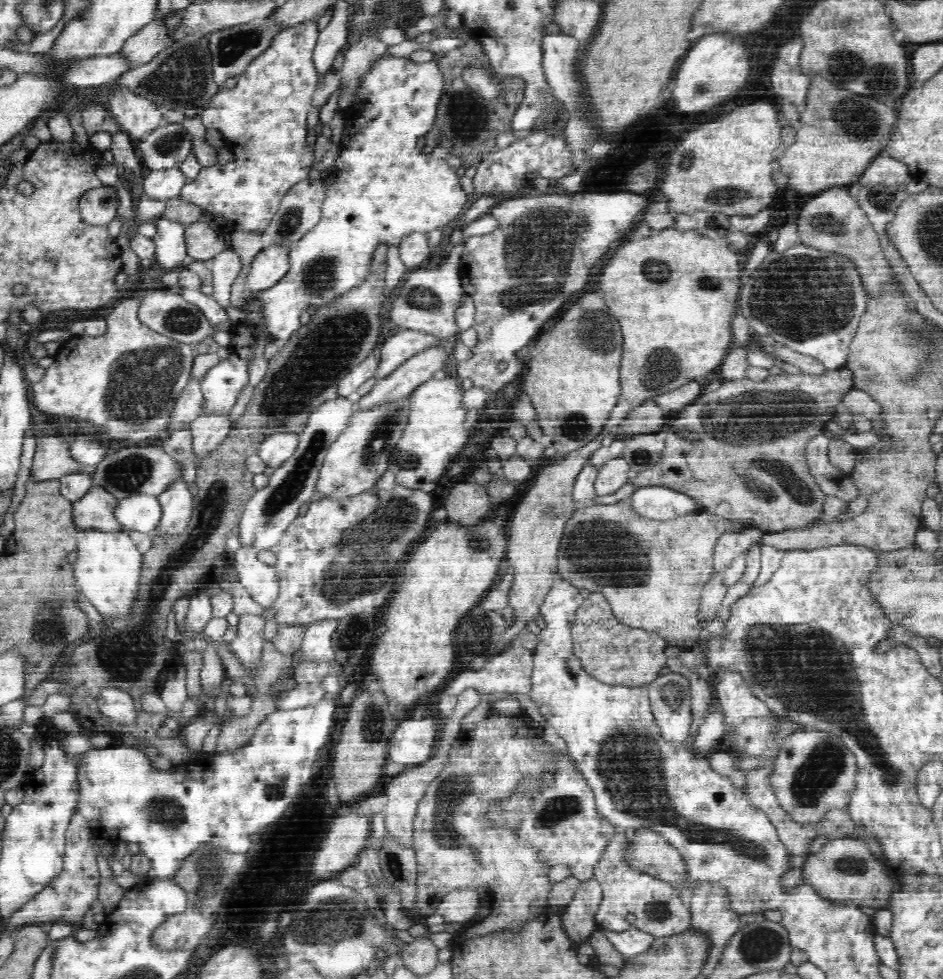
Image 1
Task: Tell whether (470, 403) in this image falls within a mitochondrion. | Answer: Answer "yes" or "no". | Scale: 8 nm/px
no

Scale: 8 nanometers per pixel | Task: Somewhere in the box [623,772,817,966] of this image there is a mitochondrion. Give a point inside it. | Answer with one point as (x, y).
(656, 911)

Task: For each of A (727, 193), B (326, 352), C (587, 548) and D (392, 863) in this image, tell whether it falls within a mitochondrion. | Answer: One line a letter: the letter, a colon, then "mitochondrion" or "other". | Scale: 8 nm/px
A: mitochondrion
B: mitochondrion
C: mitochondrion
D: mitochondrion

